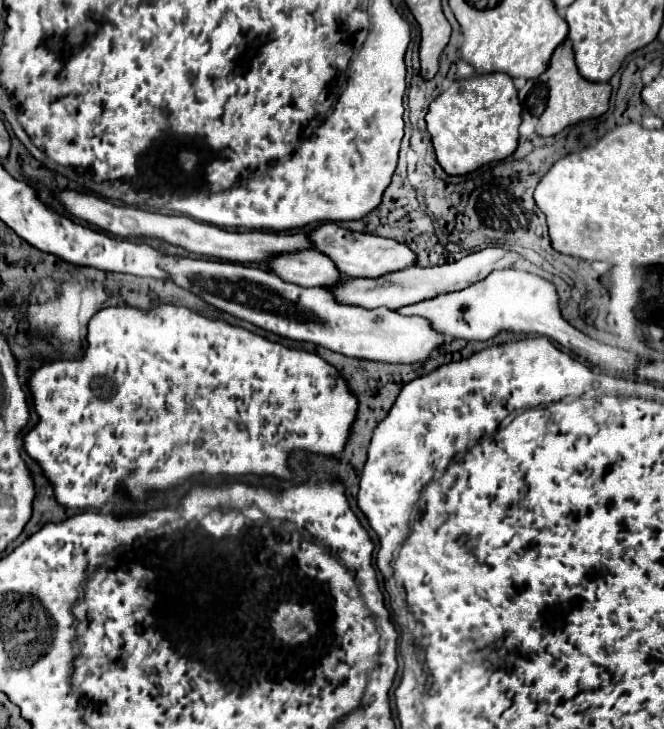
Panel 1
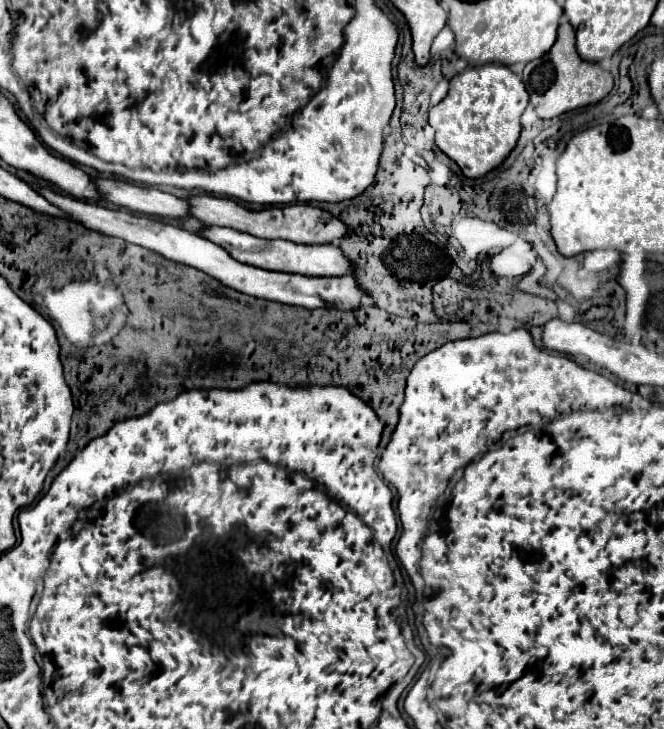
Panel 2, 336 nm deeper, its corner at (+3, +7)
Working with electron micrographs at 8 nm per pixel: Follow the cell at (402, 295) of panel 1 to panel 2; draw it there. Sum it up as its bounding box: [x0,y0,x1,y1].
[203,226,353,276]

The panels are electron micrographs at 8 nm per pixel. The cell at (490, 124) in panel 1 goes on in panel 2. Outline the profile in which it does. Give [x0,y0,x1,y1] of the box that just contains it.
[429,64,529,178]

